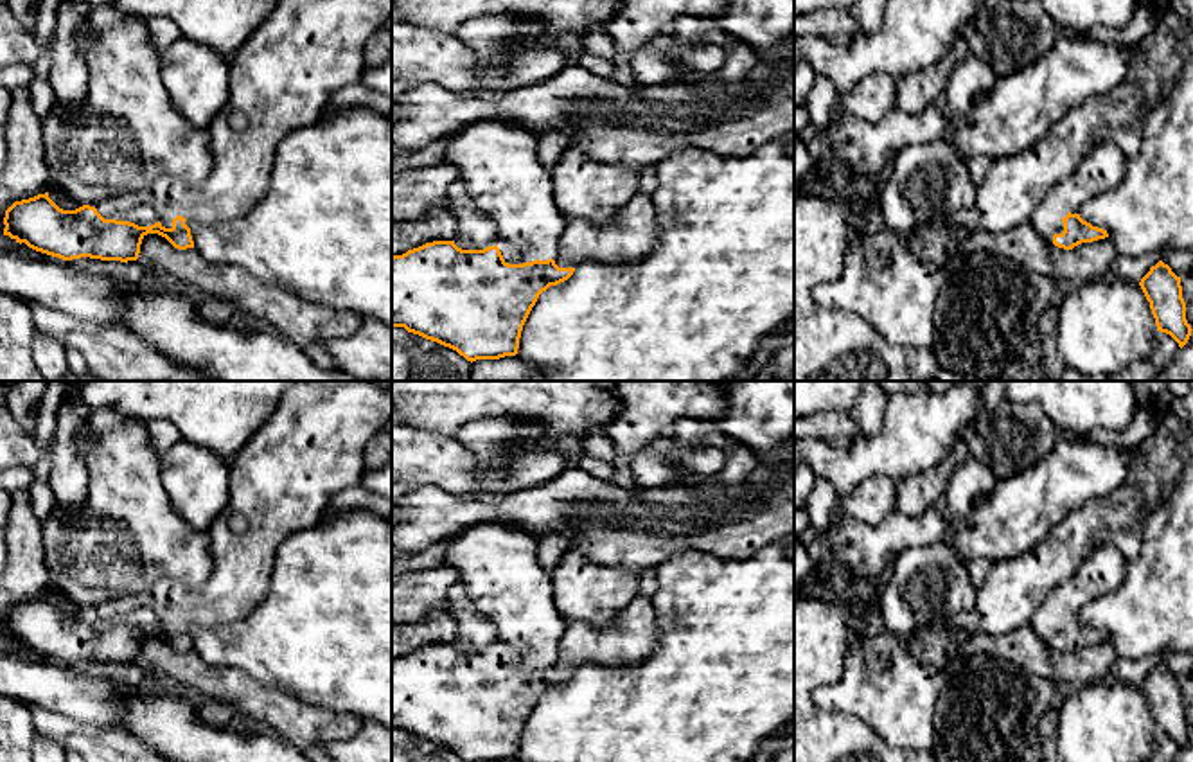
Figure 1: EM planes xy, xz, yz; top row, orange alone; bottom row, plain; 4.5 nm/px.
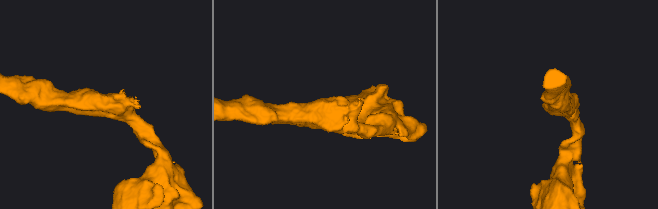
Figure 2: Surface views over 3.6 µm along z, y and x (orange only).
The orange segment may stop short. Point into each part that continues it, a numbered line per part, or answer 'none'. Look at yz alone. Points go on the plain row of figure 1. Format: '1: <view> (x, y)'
1: yz (1104, 570)

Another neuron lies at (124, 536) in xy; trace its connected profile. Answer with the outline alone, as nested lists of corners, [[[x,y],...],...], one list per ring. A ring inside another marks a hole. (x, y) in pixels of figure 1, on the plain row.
[[[113,408],[90,415],[93,440],[84,455],[88,491],[81,505],[63,514],[52,509],[43,523],[49,572],[47,595],[65,595],[95,609],[108,598],[142,595],[162,579],[198,588],[212,573],[210,537],[192,530],[172,509],[160,478],[160,456],[151,449],[146,422]]]

